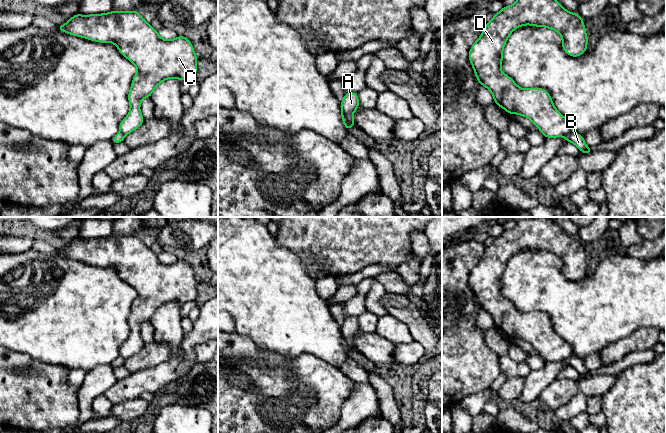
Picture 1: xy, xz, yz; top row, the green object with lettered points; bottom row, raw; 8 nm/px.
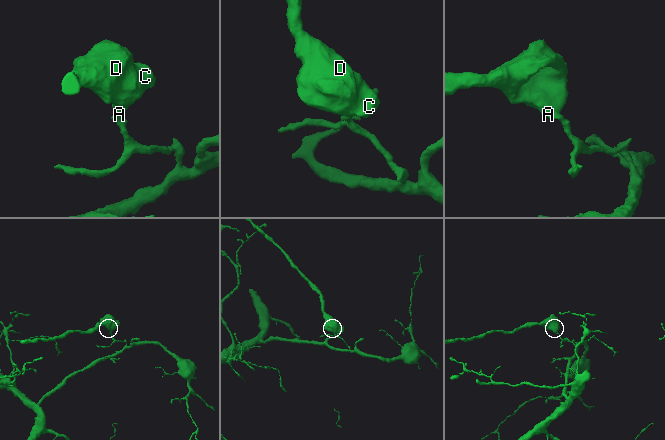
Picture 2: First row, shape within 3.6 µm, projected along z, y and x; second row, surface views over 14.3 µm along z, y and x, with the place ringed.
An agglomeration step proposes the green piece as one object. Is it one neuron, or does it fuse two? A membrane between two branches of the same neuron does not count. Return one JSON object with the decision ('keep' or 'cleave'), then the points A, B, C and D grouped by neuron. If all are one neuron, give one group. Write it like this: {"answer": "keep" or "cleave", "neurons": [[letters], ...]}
{"answer": "cleave", "neurons": [["A", "C", "D"], ["B"]]}

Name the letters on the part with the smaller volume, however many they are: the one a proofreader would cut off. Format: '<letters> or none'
A, C, D

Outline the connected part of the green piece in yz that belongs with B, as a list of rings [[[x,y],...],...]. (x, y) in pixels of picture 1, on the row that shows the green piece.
[[[572,132],[563,136],[567,142],[573,143],[585,155],[591,154],[593,149],[589,148],[584,140],[584,137],[578,133]]]

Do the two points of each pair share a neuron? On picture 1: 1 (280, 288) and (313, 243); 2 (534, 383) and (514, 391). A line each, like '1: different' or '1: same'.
1: different
2: different

